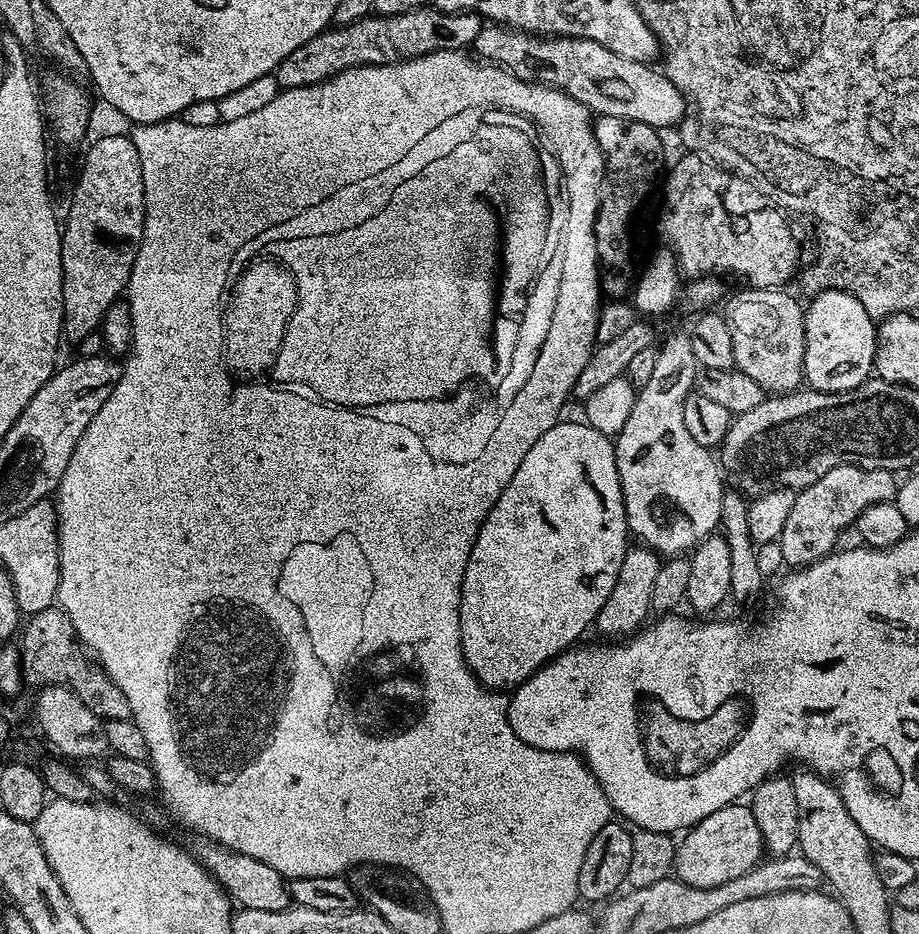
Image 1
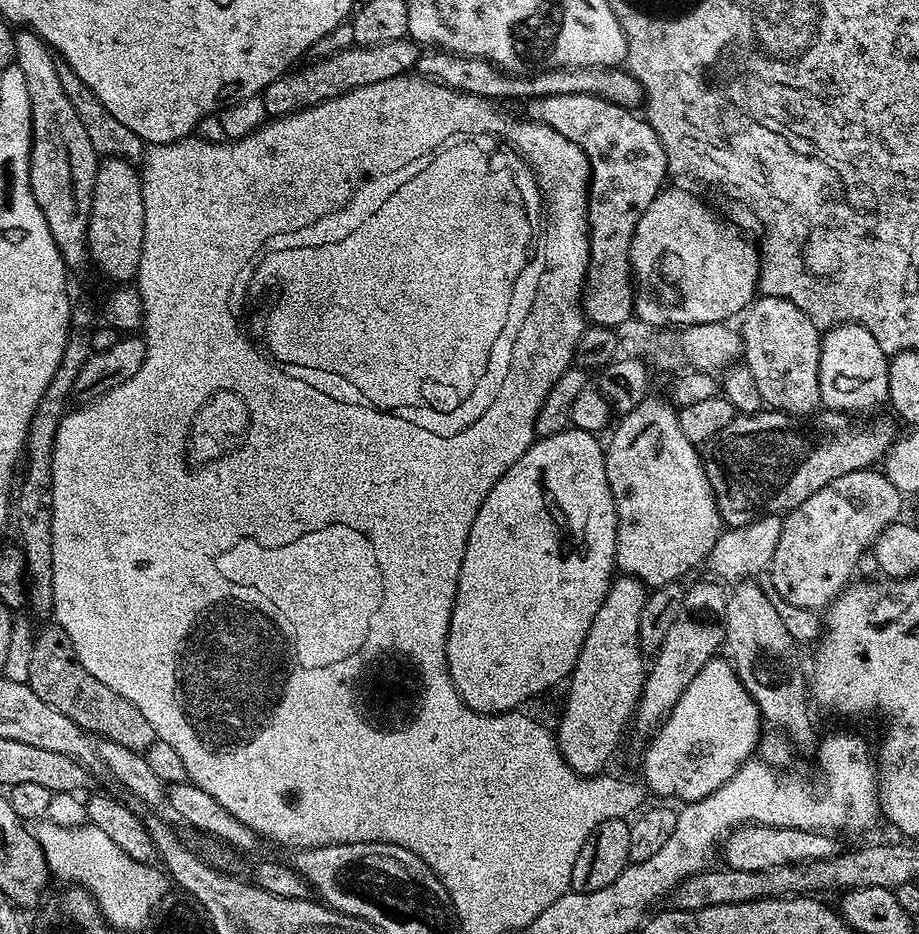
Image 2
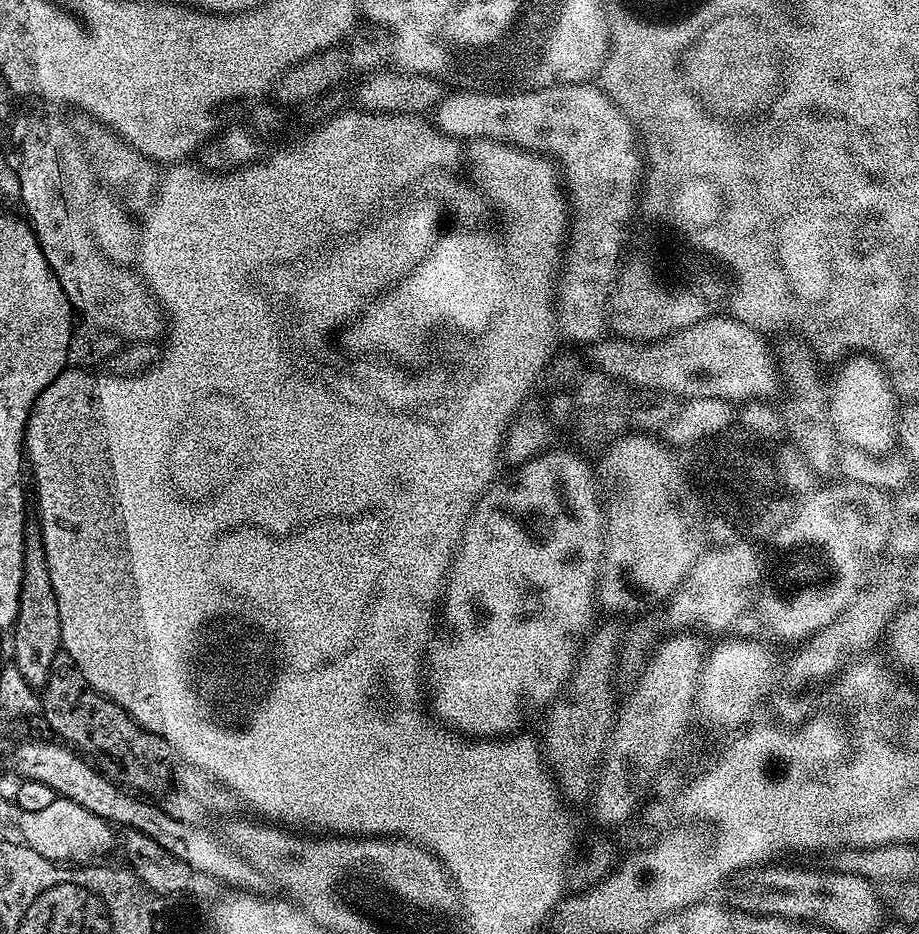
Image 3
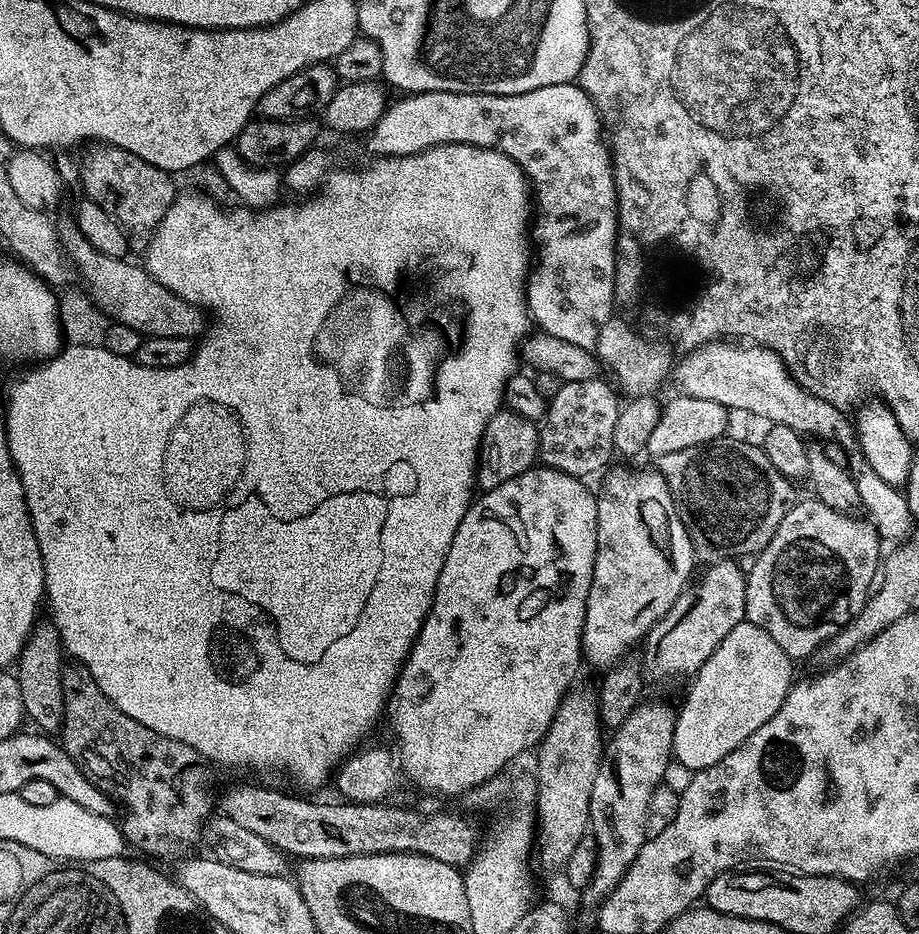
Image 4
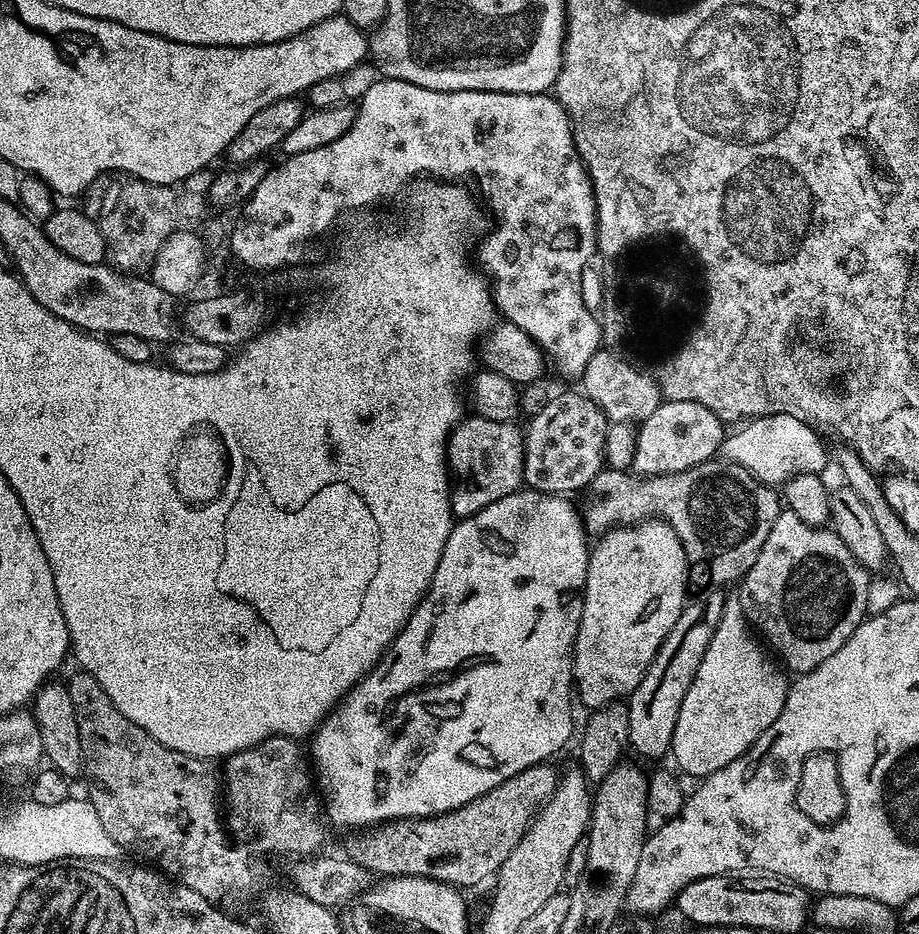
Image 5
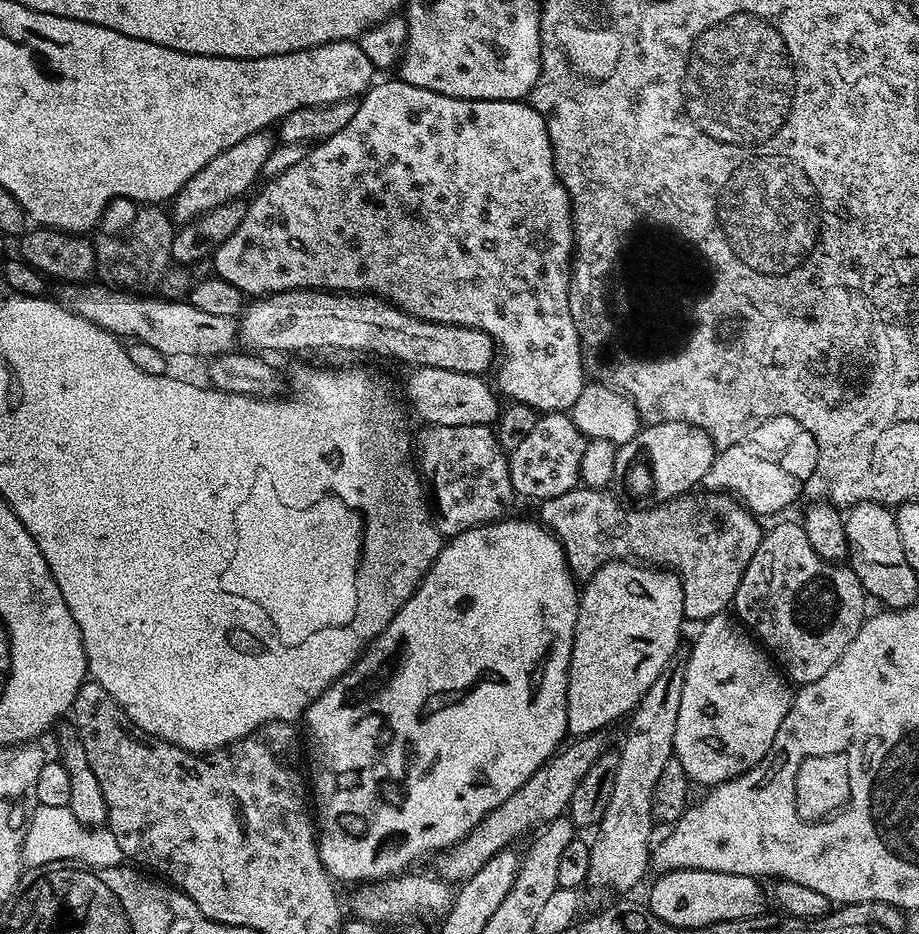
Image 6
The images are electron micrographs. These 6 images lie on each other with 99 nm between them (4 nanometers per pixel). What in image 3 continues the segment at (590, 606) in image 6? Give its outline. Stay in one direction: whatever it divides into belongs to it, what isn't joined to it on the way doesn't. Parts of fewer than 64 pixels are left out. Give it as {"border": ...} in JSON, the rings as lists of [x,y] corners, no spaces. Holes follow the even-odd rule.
{"border":[[[631,435],[613,441],[594,468],[604,510],[604,557],[596,595],[603,611],[640,614],[671,597],[694,566],[702,545],[696,541],[695,514],[684,512],[679,494],[672,489],[686,484],[677,457],[655,435]]]}

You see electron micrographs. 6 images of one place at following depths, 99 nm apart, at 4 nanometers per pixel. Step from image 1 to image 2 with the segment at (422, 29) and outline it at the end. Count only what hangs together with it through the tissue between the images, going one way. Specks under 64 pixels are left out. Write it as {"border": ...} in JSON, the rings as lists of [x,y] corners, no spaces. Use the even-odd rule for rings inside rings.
{"border":[[[411,38],[374,44],[368,47],[353,46],[344,52],[334,53],[324,59],[313,59],[305,68],[293,67],[263,90],[264,105],[268,116],[289,116],[303,108],[312,108],[330,98],[338,98],[355,88],[386,82],[386,78],[405,75],[415,69],[422,55],[421,45]]]}

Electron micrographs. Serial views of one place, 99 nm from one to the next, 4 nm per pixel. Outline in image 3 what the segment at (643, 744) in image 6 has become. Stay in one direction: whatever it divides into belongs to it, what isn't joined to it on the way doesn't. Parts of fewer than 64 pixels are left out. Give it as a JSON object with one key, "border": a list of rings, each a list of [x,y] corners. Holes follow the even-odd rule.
{"border":[[[741,542],[701,551],[667,601],[667,627],[669,624],[672,630],[695,630],[700,634],[726,631],[747,610],[748,604],[750,608],[762,580],[762,560],[752,548],[755,547],[751,543]]]}

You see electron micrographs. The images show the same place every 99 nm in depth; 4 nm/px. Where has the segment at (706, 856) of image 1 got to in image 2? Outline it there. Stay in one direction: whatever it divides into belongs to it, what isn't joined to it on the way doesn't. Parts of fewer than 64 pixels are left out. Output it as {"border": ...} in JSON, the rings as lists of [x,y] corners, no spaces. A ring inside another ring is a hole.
{"border":[[[741,824],[722,841],[723,863],[734,870],[770,870],[783,864],[806,864],[810,860],[833,860],[842,852],[842,846],[827,832],[807,832],[797,828],[776,828],[765,824]]]}

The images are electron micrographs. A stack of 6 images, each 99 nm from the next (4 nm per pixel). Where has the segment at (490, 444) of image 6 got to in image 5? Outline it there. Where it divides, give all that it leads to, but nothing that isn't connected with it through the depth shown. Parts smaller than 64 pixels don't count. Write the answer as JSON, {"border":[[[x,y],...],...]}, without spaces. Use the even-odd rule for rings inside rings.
{"border":[[[472,414],[452,429],[448,435],[446,459],[451,475],[455,479],[457,476],[464,487],[464,496],[452,496],[453,517],[478,514],[478,510],[486,510],[490,502],[498,502],[498,498],[506,498],[506,494],[521,491],[524,484],[524,432],[516,426],[507,420],[494,422]]]}

